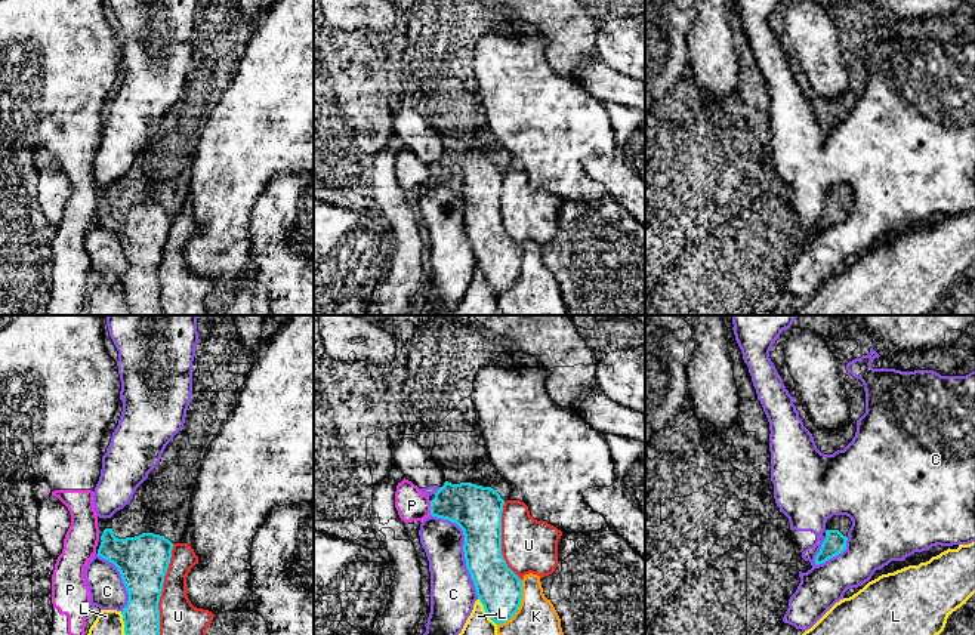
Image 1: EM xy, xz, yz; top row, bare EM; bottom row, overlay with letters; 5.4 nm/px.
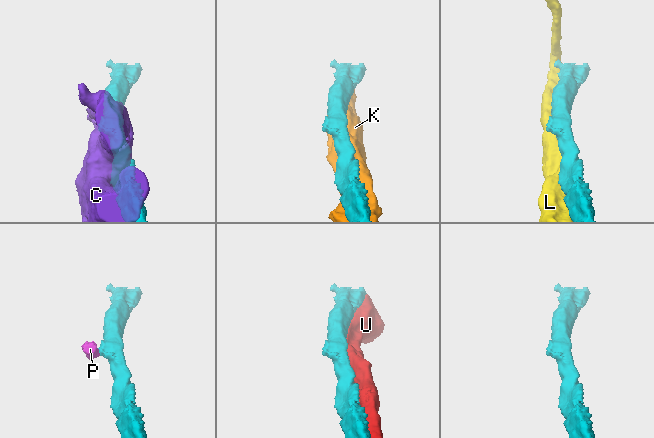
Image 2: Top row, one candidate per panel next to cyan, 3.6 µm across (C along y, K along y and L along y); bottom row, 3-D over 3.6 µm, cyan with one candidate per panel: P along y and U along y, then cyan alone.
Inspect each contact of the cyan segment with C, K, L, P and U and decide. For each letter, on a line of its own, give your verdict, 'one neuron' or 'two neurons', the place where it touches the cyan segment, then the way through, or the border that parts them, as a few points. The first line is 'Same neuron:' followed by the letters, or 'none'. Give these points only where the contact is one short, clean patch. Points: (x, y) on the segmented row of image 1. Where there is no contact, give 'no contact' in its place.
Same neuron: none
C: two neurons; contact xz (463, 549)
K: two neurons; contact xz (520, 604)
L: two neurons; contact xz (486, 612)
P: two neurons; contact xz (431, 508); border xz (429, 501), (431, 514)
U: two neurons; contact xy (162, 589)

